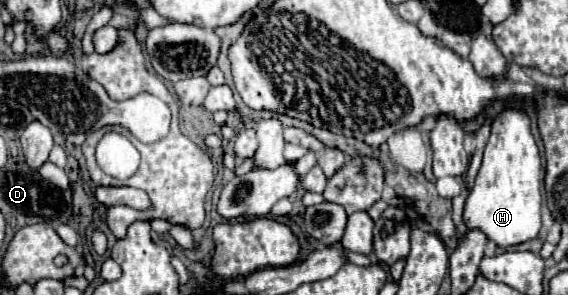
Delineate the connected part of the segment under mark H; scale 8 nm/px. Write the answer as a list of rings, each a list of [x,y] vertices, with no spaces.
[[[503,108],[493,124],[491,136],[483,152],[483,162],[471,194],[465,202],[465,224],[479,228],[489,240],[507,248],[531,238],[541,230],[541,156],[531,134],[531,120],[525,108]]]

